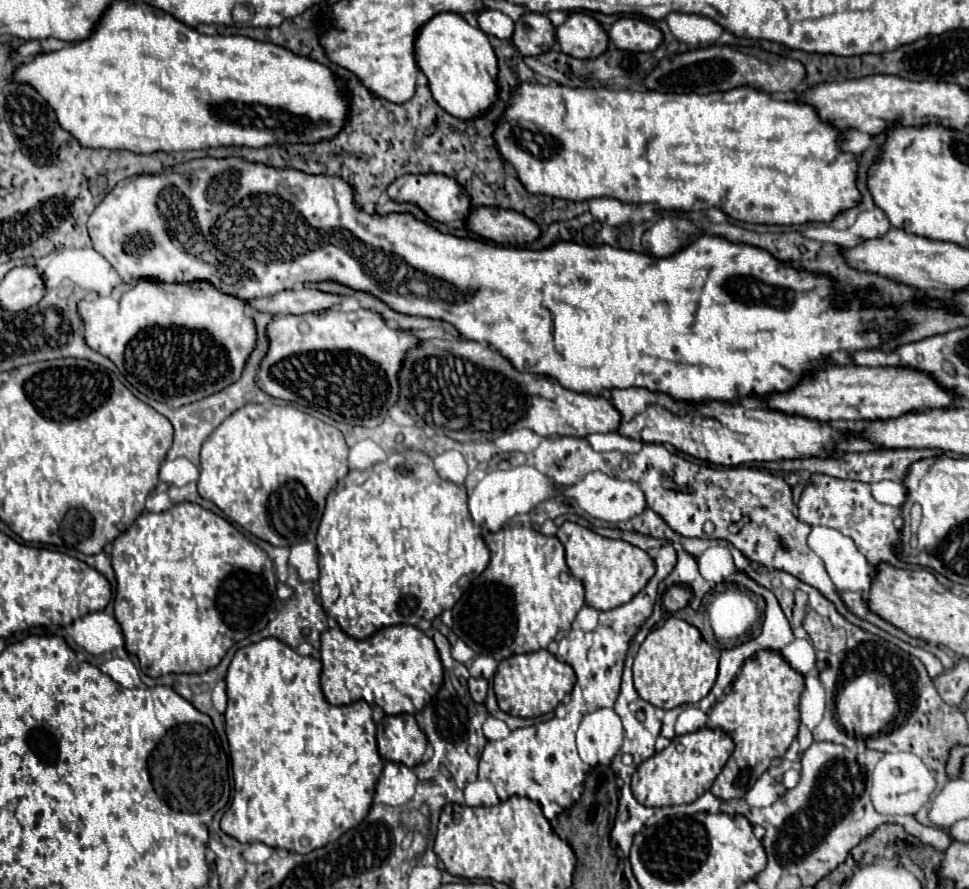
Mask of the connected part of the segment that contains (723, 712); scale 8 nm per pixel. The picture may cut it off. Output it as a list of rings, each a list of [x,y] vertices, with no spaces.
[[[762,649],[744,661],[728,697],[718,701],[708,713],[708,727],[730,733],[736,743],[732,757],[710,789],[718,799],[742,799],[758,781],[758,777],[770,767],[772,759],[778,759],[786,753],[800,727],[798,703],[802,691],[804,677],[794,671],[780,653]]]

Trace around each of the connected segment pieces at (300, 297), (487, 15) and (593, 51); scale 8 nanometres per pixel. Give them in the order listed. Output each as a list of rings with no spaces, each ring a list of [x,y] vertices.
[[[300,287],[300,289],[286,289],[286,291],[280,291],[276,295],[262,297],[262,299],[252,299],[252,301],[248,301],[248,307],[256,309],[256,311],[266,311],[270,315],[286,315],[286,313],[300,315],[300,313],[330,309],[334,303],[338,303],[342,299],[344,297],[340,297],[340,295]]]
[[[482,9],[476,13],[476,19],[486,35],[494,35],[498,39],[510,39],[514,33],[514,21],[498,9]]]
[[[568,13],[566,21],[556,27],[556,41],[562,53],[576,59],[596,59],[608,47],[608,35],[600,23],[584,13]]]

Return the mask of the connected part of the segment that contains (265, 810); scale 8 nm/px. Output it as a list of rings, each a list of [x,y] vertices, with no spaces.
[[[266,637],[258,643],[246,645],[242,649],[236,651],[230,667],[228,667],[228,675],[226,675],[226,691],[228,691],[228,709],[224,713],[226,717],[226,735],[228,735],[228,743],[230,743],[230,759],[232,759],[232,773],[234,773],[234,781],[236,781],[236,793],[232,799],[232,805],[226,809],[220,827],[226,835],[238,839],[240,843],[266,843],[274,849],[286,849],[286,851],[294,851],[294,853],[310,853],[318,847],[324,847],[328,843],[332,843],[334,839],[342,837],[350,827],[356,827],[370,811],[372,807],[372,797],[374,797],[374,787],[378,781],[378,775],[382,773],[384,761],[378,755],[378,745],[376,745],[376,725],[372,721],[372,709],[370,705],[360,699],[352,705],[330,705],[320,689],[320,671],[322,671],[322,663],[314,657],[304,657],[298,655],[292,647],[288,647],[286,643],[274,639],[274,637]]]

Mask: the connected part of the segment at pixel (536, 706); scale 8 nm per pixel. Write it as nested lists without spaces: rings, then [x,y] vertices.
[[[546,649],[524,653],[524,655],[512,655],[498,663],[496,675],[494,675],[494,693],[498,699],[498,707],[514,717],[540,717],[546,713],[552,713],[562,699],[572,691],[576,683],[576,675],[568,663],[558,661],[552,653]]]

